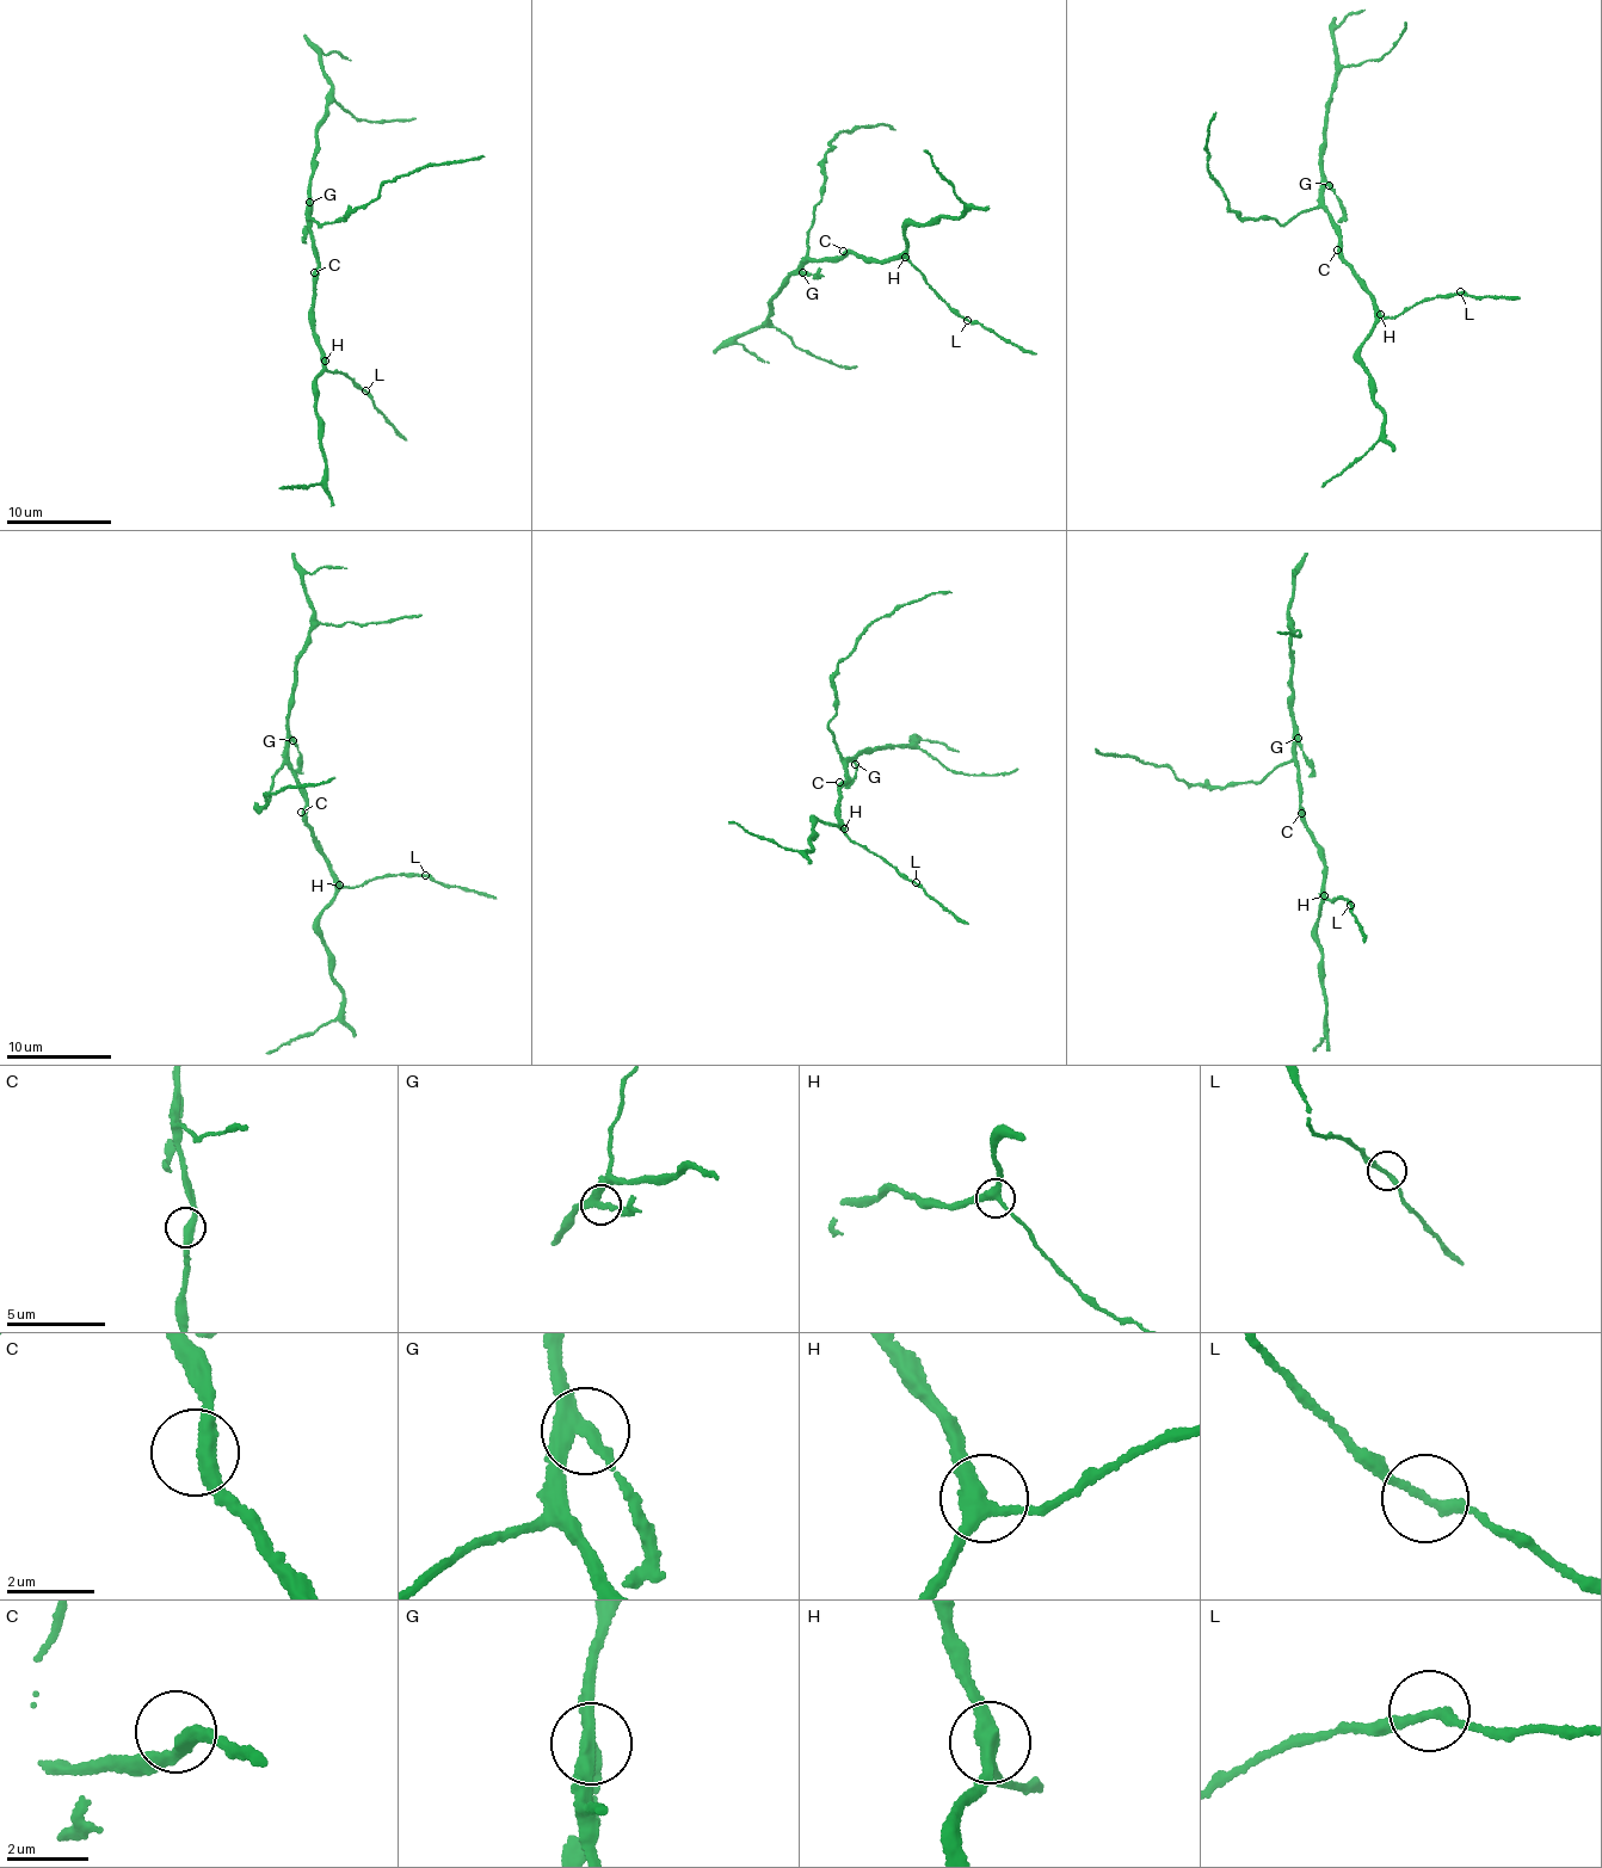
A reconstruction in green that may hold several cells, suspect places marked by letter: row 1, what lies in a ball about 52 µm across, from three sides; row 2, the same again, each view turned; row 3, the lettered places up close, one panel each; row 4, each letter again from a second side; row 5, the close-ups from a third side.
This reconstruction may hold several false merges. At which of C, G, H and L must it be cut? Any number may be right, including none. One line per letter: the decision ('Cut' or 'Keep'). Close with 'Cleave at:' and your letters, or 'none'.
C: Keep
G: Cut
H: Keep
L: Keep
Cleave at: G

